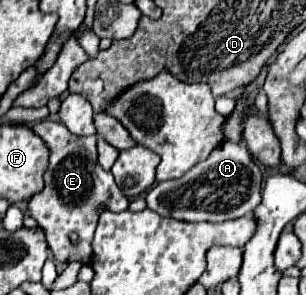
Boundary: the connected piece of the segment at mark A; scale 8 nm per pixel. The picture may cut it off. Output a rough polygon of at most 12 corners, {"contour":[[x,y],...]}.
{"contour":[[224,142],[184,176],[158,182],[148,208],[182,222],[252,214],[262,172]]}

